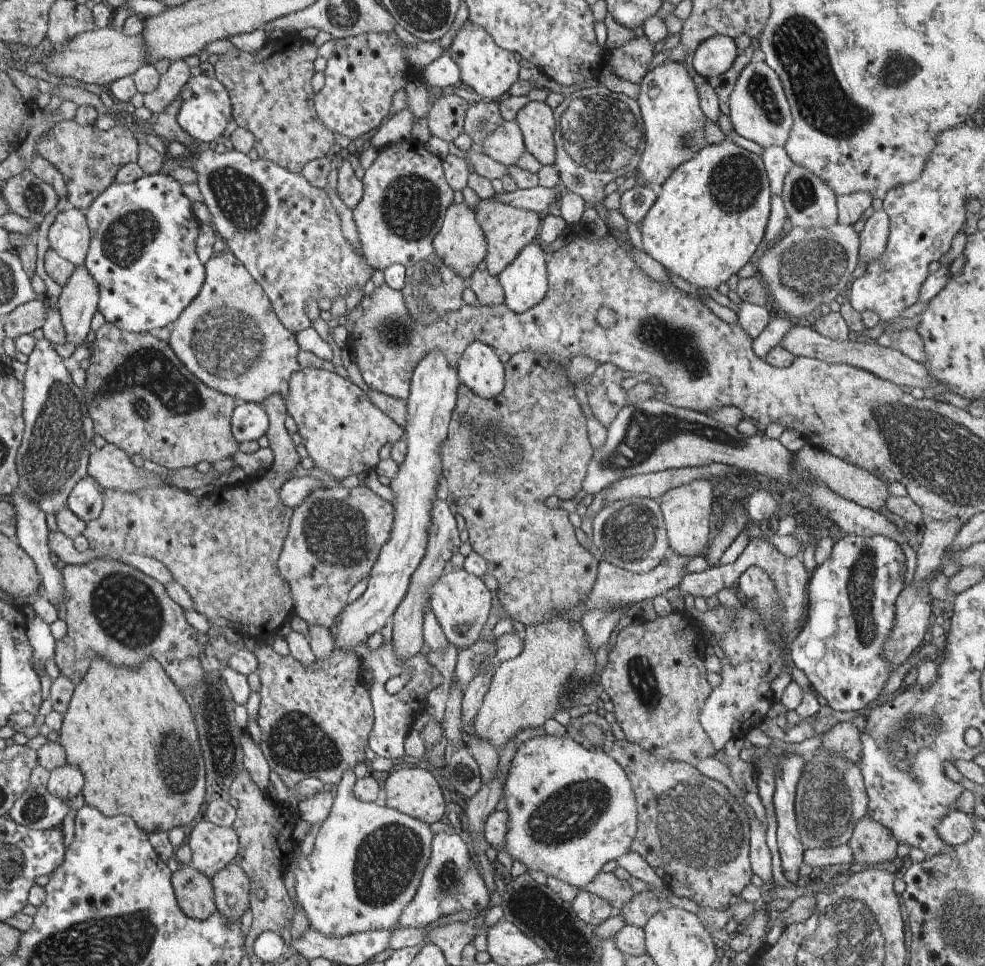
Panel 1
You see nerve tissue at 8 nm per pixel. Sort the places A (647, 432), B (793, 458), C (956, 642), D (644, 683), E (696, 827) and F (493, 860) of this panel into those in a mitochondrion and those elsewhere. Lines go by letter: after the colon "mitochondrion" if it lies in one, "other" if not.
A: mitochondrion
B: other
C: other
D: mitochondrion
E: mitochondrion
F: other

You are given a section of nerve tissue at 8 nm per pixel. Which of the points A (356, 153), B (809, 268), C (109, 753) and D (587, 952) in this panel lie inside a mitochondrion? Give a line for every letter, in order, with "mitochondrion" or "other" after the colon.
A: other
B: mitochondrion
C: other
D: mitochondrion

